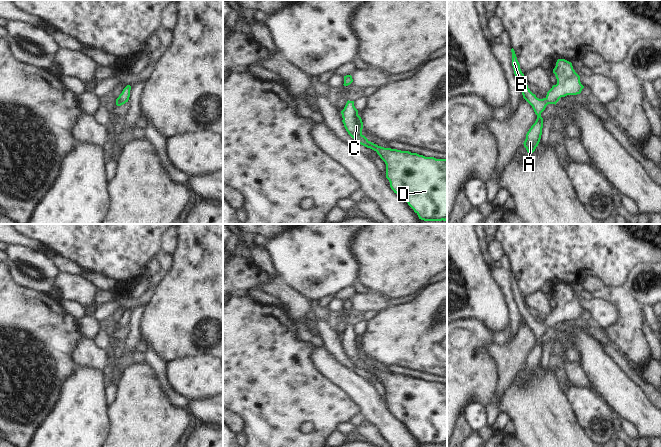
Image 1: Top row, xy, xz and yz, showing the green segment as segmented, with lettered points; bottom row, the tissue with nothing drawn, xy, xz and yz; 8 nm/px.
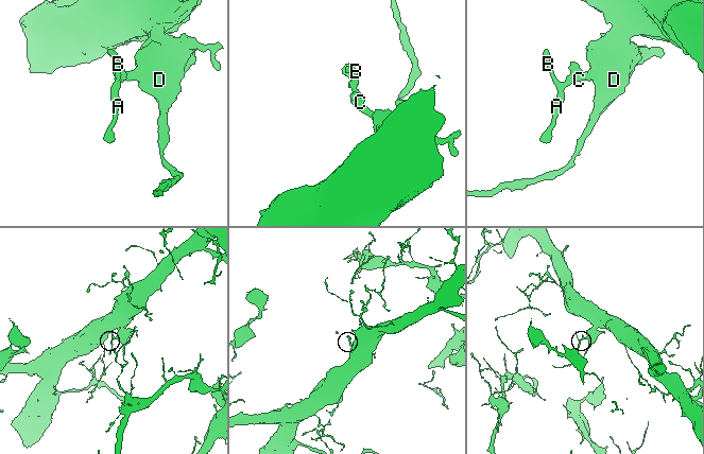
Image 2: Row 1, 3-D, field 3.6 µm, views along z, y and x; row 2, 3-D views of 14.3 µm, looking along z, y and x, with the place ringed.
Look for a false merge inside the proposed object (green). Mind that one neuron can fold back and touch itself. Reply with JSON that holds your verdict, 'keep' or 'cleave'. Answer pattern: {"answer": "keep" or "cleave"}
{"answer": "keep"}

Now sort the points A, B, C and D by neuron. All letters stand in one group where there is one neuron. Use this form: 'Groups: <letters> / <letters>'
Groups: A B C D

